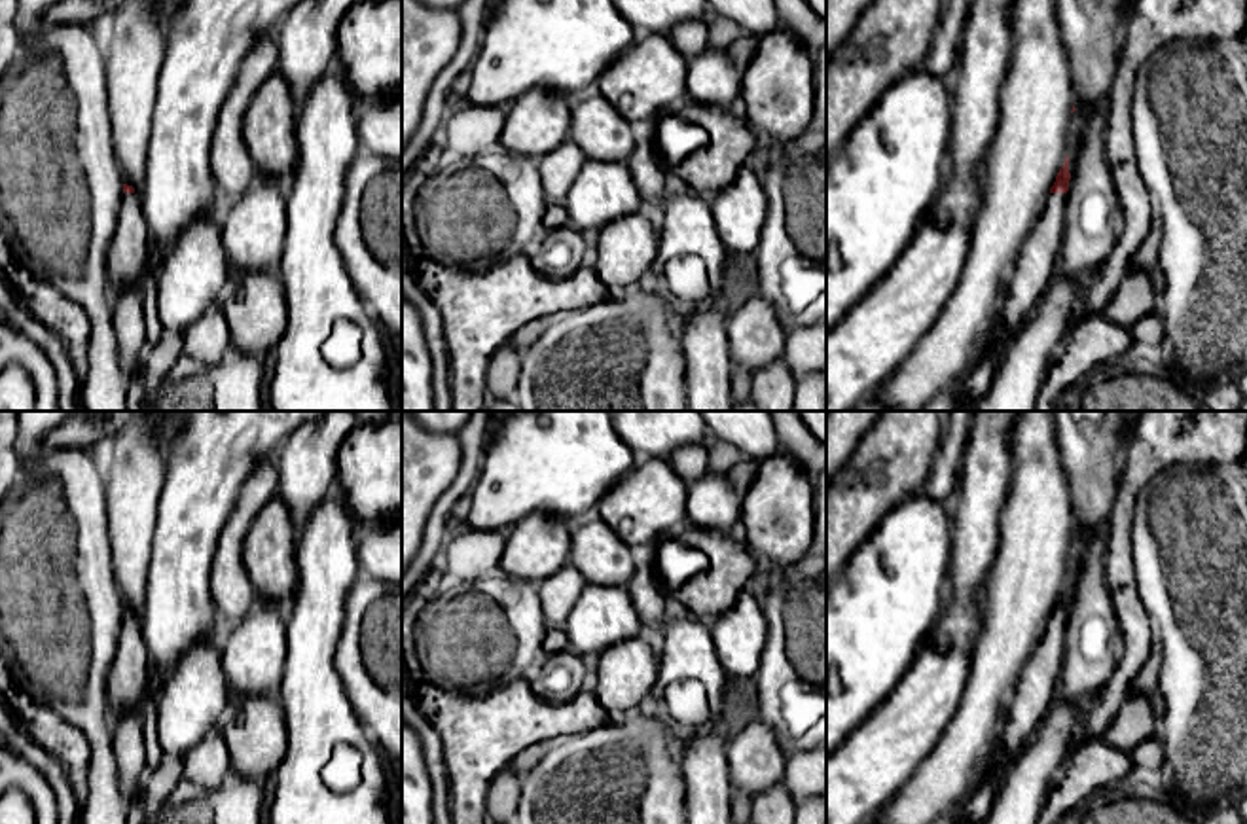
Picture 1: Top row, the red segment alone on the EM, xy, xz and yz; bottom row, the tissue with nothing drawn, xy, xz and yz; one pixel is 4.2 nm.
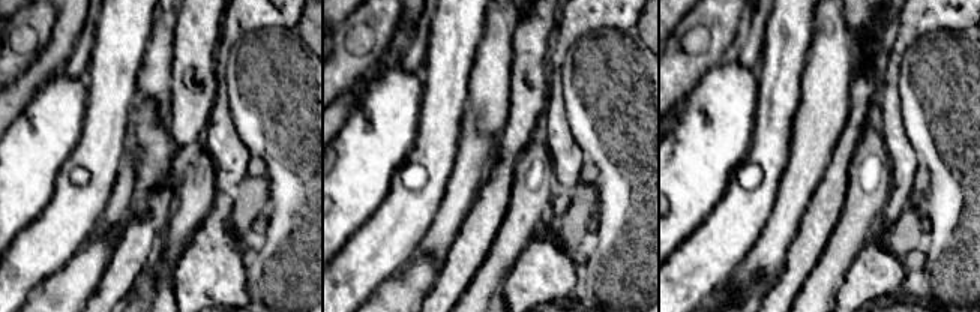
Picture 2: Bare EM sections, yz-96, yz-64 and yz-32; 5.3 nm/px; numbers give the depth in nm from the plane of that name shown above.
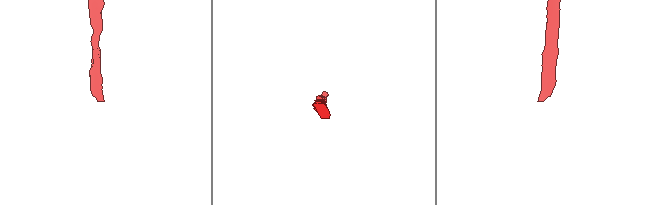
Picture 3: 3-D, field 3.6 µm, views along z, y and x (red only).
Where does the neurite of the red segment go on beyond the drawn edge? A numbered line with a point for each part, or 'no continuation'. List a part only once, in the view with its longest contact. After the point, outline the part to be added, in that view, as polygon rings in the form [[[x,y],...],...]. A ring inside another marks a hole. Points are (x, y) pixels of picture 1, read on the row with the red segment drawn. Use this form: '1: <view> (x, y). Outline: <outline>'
1: yz (1030, 277). Outline: [[[1050,193],[1046,197],[1033,229],[1018,252],[1010,269],[1006,296],[995,305],[993,326],[999,339],[976,366],[963,373],[963,407],[967,411],[978,409],[978,402],[987,392],[1004,350],[1016,339],[1023,316],[1039,307],[1052,282],[1063,242],[1067,201],[1067,193]]]

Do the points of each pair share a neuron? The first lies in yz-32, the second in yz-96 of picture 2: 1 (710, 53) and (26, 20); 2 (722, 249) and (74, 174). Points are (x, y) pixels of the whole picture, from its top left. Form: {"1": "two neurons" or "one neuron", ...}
{"1": "one neuron", "2": "one neuron"}

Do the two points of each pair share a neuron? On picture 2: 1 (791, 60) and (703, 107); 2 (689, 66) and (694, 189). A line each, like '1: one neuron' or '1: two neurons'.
1: two neurons
2: two neurons

